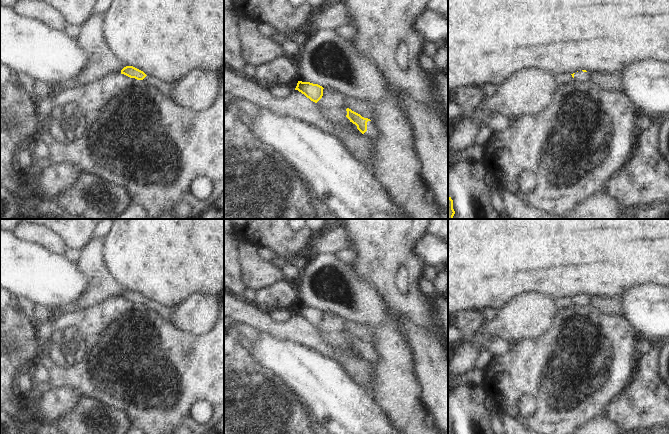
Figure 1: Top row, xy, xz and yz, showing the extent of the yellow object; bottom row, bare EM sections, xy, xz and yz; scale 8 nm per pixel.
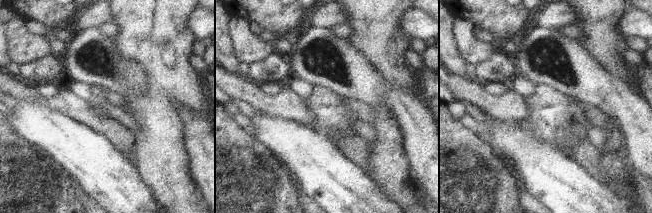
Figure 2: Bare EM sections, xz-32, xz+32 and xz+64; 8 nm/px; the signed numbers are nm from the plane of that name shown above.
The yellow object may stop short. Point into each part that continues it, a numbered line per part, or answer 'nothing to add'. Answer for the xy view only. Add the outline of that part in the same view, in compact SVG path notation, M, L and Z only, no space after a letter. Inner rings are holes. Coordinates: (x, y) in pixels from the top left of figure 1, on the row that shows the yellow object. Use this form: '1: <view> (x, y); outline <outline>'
nothing to add

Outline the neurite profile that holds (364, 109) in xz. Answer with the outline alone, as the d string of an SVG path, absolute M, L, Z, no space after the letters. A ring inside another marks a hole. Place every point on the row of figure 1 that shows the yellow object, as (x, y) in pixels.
M344 96L344 105L364 118L368 118L371 121L376 119L376 114L373 107L366 102Z

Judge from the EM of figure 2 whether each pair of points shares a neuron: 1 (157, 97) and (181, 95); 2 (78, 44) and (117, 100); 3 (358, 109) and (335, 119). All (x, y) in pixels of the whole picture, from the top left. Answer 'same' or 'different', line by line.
1: same
2: different
3: different

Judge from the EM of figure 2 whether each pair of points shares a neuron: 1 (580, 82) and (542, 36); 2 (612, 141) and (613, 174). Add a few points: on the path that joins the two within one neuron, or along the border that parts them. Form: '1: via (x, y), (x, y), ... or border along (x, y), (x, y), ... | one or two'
1: via (572, 68), (567, 53), (556, 38) | one
2: via (613, 149), (613, 166) | one

